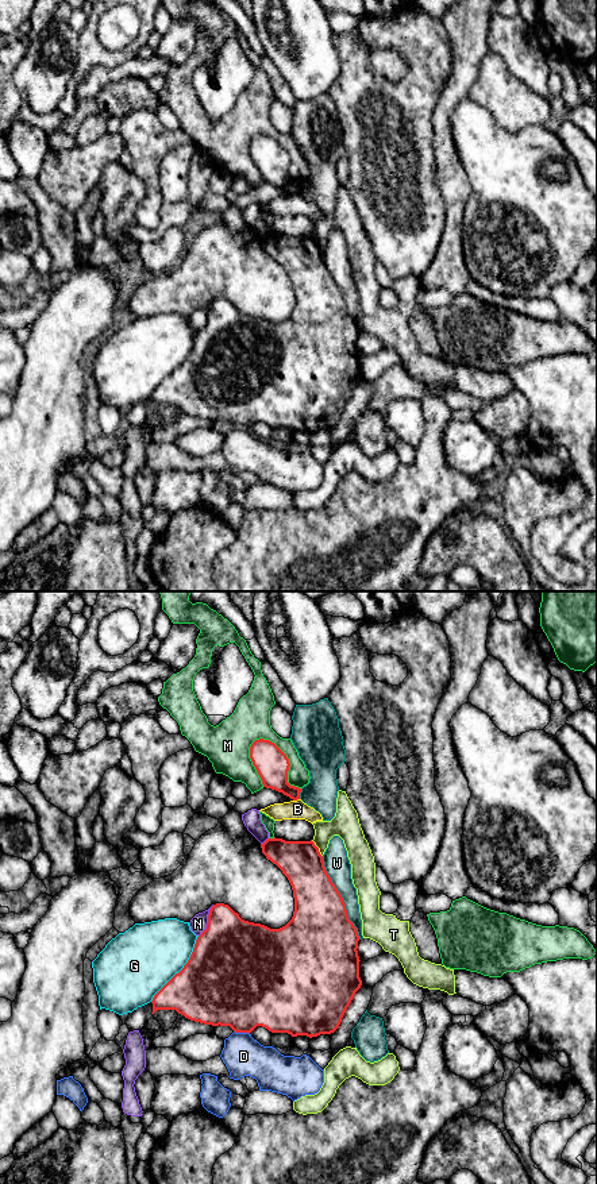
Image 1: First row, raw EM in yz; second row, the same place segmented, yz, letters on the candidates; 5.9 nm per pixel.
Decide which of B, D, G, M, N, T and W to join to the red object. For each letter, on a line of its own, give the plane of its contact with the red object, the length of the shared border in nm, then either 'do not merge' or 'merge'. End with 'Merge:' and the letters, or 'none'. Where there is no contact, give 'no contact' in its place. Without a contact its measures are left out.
B: yz | 40 nm | do not merge
D: yz | 100 nm | do not merge
G: yz | 480 nm | do not merge
M: yz | 400 nm | do not merge
N: yz | 220 nm | do not merge
T: yz | 120 nm | do not merge
W: yz | 550 nm | do not merge
Merge: none

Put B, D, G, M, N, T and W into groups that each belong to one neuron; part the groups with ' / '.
B / D / G / M / N / T / W

